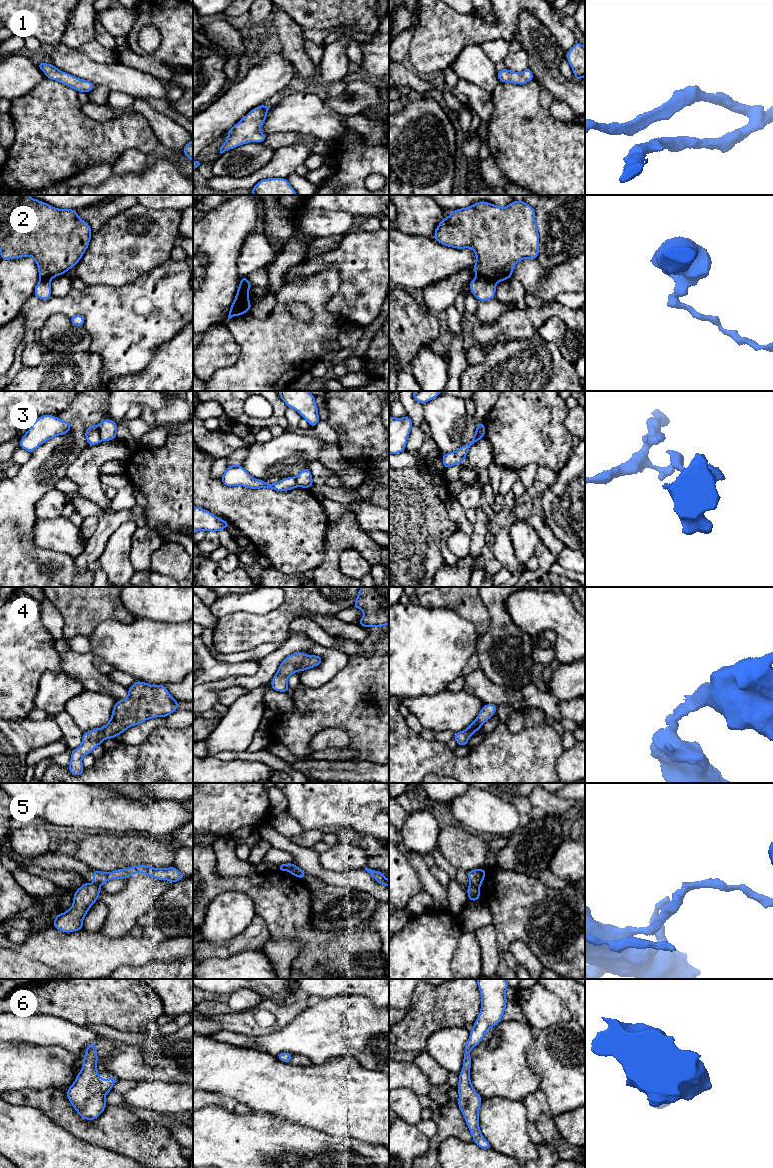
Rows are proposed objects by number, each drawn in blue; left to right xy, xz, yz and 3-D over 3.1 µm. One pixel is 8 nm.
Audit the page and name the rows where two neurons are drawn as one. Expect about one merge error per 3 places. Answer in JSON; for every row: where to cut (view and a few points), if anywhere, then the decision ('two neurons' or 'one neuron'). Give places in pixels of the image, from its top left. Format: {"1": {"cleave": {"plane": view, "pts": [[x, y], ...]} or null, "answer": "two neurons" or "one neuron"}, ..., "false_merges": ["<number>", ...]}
{"1": {"cleave": null, "answer": "one neuron"}, "2": {"cleave": {"plane": "yz", "pts": [[478, 275], [487, 277], [495, 283]]}, "answer": "two neurons"}, "3": {"cleave": {"plane": "xy", "pts": [[98, 427], [101, 440]]}, "answer": "two neurons"}, "4": {"cleave": null, "answer": "one neuron"}, "5": {"cleave": {"plane": "yz", "pts": [[470, 884], [478, 888]]}, "answer": "two neurons"}, "6": {"cleave": null, "answer": "one neuron"}, "false_merges": ["2", "3", "5"]}

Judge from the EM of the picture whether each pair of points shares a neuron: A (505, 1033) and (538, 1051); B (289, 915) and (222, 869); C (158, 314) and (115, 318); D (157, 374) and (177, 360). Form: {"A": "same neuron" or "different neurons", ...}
{"A": "different neurons", "B": "different neurons", "C": "same neuron", "D": "same neuron"}

